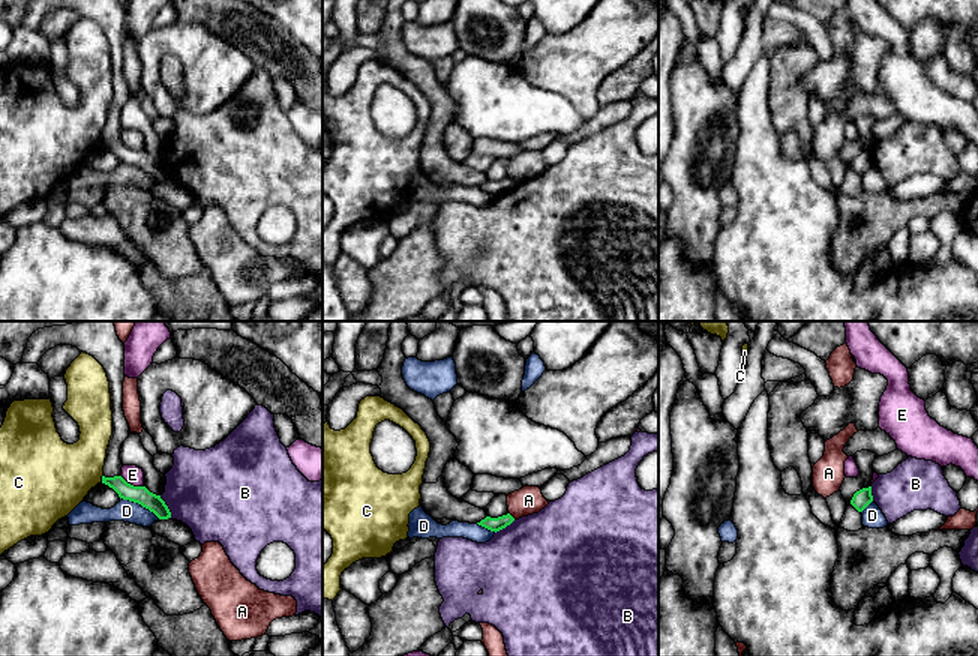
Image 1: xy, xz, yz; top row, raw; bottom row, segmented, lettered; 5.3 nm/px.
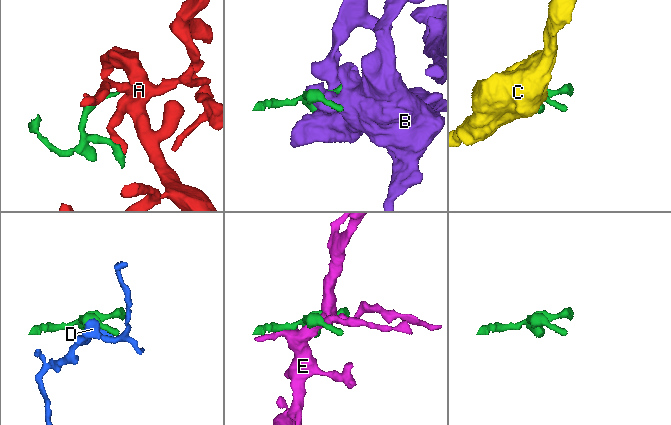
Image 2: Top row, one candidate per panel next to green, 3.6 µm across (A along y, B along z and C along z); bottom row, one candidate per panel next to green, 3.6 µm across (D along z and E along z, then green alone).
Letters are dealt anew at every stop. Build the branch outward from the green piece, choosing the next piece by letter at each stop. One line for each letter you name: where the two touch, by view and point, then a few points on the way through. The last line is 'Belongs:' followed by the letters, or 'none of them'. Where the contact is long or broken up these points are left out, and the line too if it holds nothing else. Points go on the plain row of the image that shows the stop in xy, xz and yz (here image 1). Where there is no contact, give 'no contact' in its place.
Belongs: none of them

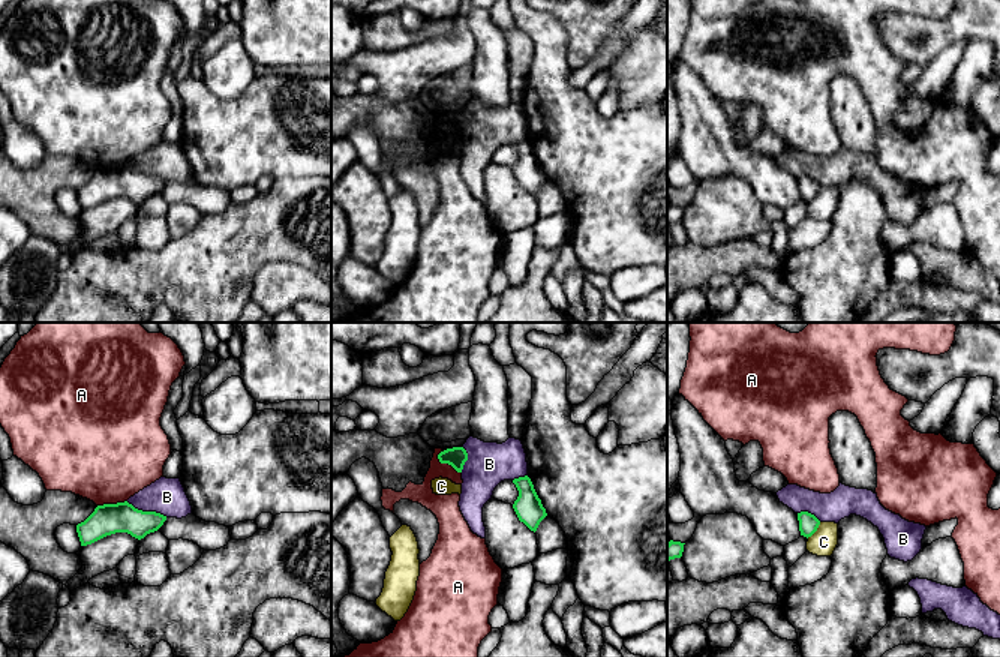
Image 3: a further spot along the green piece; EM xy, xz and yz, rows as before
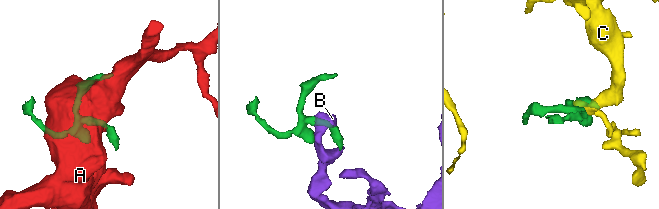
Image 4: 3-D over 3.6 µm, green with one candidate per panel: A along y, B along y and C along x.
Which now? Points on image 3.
Belongs: none of them

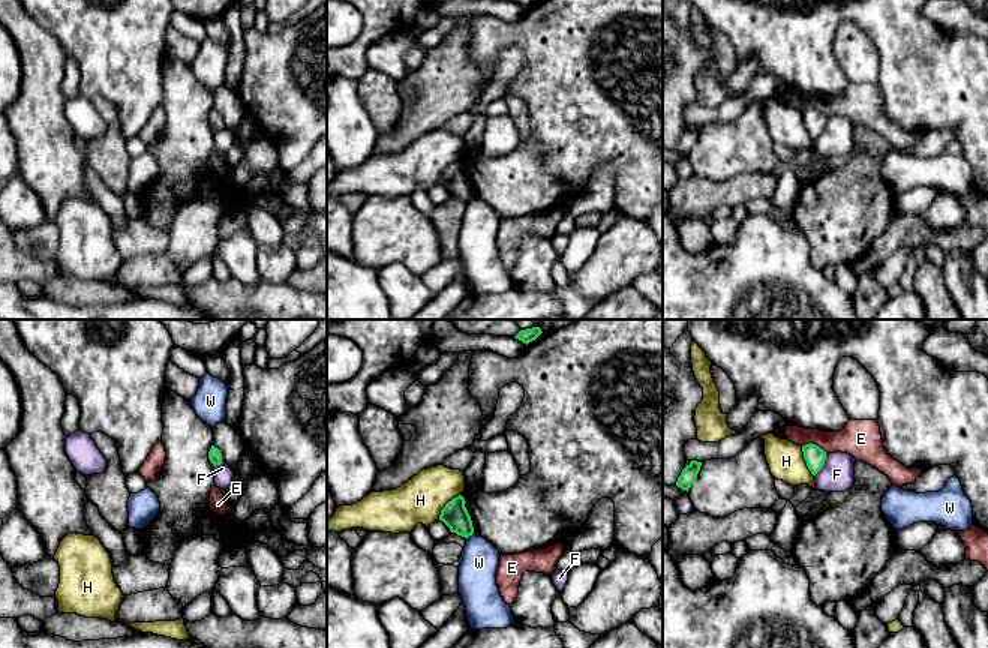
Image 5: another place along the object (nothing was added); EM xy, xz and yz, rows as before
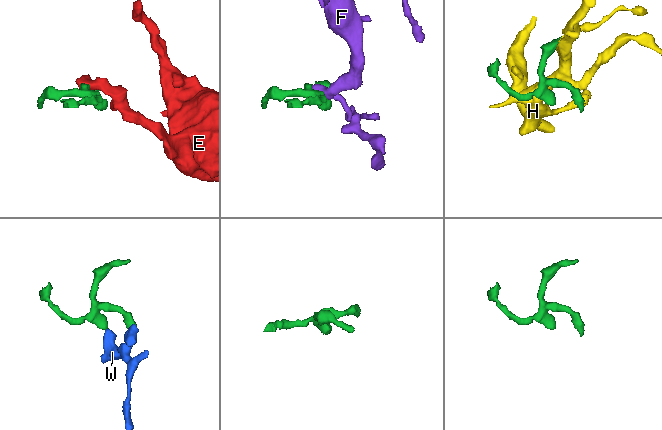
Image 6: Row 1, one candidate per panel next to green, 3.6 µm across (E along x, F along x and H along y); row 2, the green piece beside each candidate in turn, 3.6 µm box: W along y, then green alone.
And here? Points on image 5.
Belongs: none of them

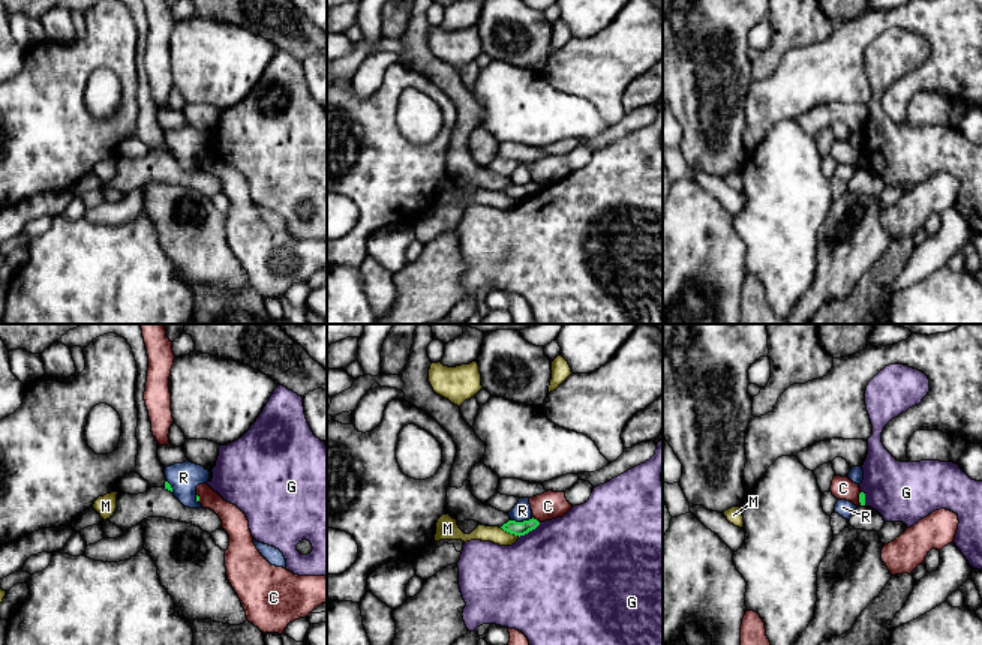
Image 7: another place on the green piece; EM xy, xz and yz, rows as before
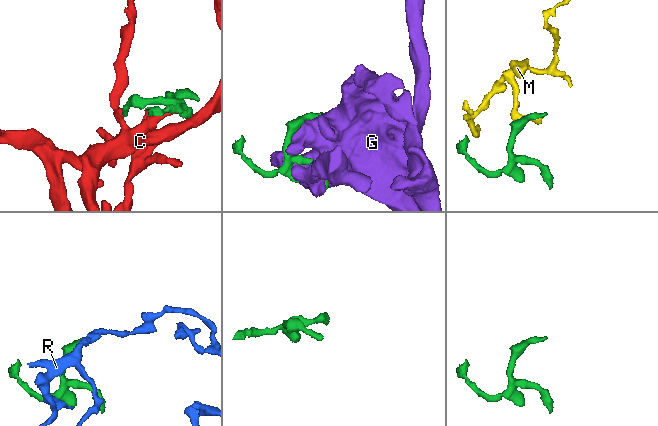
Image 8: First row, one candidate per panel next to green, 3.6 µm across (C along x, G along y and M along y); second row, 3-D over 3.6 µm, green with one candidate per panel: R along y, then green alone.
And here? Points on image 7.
Belongs: none of them

